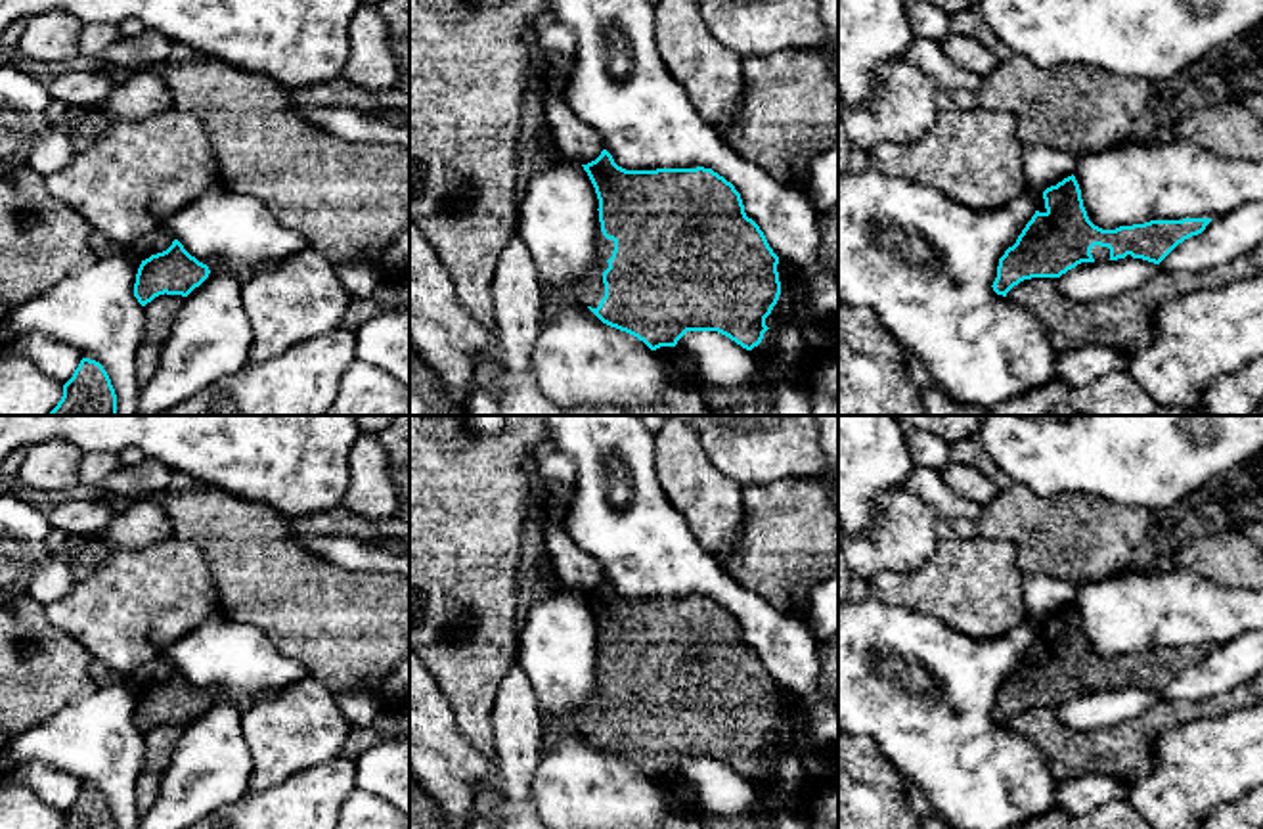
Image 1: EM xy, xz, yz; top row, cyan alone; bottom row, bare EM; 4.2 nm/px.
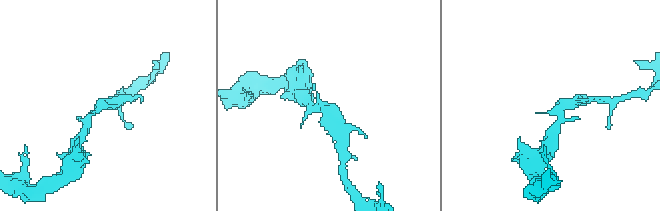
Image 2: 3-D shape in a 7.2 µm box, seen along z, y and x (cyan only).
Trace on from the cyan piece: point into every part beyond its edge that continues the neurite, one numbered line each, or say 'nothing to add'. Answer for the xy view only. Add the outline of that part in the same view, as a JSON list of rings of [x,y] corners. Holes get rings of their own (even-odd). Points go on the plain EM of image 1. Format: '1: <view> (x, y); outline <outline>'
nothing to add

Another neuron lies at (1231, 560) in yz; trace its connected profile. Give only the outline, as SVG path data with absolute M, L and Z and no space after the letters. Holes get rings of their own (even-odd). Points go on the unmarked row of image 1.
M1242 530L1198 538L1185 546L1171 565L1225 588L1263 588L1263 553Z

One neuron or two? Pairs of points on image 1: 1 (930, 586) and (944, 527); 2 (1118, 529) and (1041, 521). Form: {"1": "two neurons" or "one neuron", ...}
{"1": "two neurons", "2": "one neuron"}

